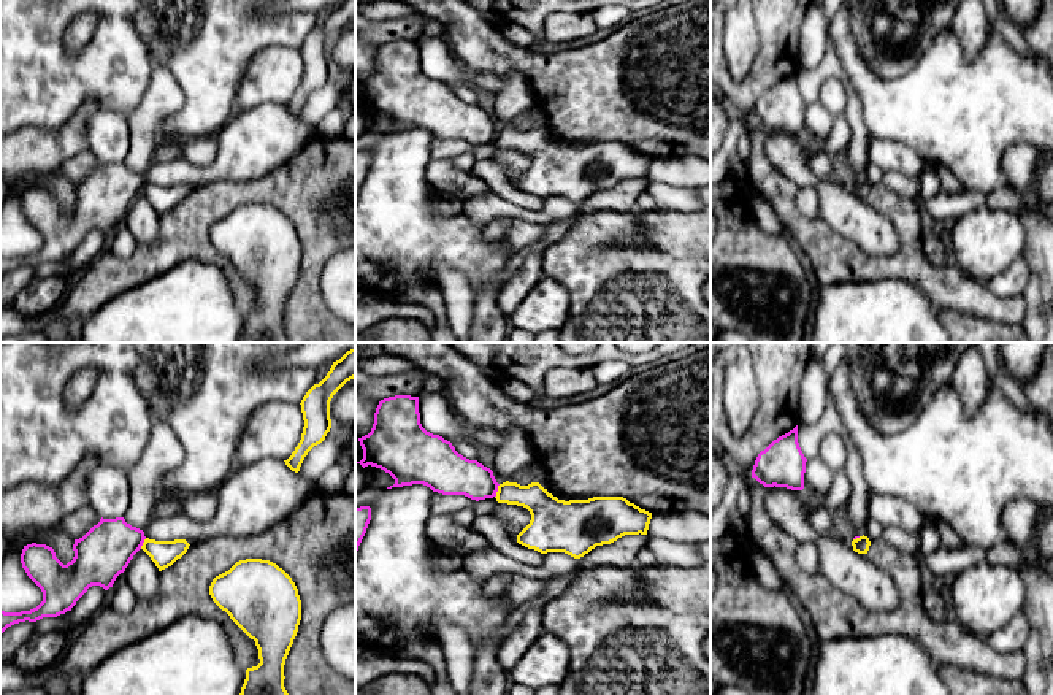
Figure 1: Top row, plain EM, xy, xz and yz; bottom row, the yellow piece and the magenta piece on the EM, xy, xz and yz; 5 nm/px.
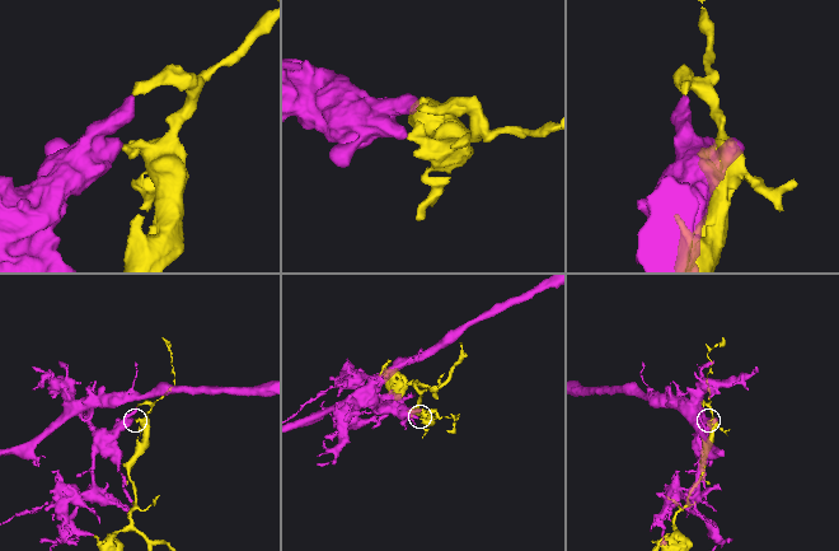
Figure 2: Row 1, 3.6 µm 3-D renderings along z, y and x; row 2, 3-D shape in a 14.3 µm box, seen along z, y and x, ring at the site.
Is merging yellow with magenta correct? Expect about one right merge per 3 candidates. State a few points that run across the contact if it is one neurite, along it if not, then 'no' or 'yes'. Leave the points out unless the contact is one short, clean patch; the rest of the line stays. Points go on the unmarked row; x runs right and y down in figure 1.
line xz (500, 129), (495, 142); no

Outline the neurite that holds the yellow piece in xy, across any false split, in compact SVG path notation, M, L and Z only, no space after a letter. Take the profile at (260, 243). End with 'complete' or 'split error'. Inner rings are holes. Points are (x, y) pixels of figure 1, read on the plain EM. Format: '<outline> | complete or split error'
M246 203L216 221L209 240L258 294L260 308L246 314L239 343L289 343L284 309L301 265L292 222L270 205Z | complete

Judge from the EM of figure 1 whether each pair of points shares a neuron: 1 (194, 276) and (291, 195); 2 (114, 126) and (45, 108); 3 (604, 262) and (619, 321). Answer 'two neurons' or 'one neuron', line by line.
1: two neurons
2: two neurons
3: one neuron

